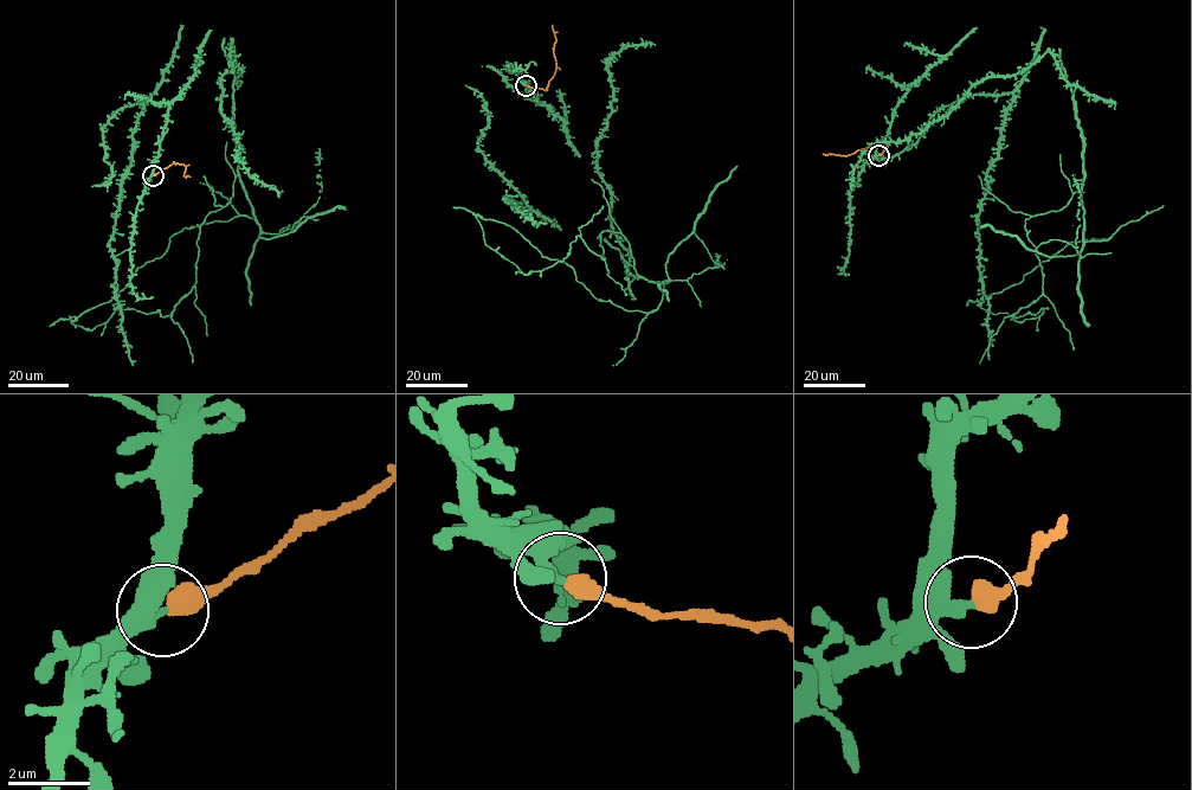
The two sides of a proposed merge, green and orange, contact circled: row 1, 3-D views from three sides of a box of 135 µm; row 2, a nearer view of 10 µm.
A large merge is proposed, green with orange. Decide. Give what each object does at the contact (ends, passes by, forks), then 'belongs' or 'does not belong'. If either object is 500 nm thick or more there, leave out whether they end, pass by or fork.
green ends there; orange ends there; does not belong

